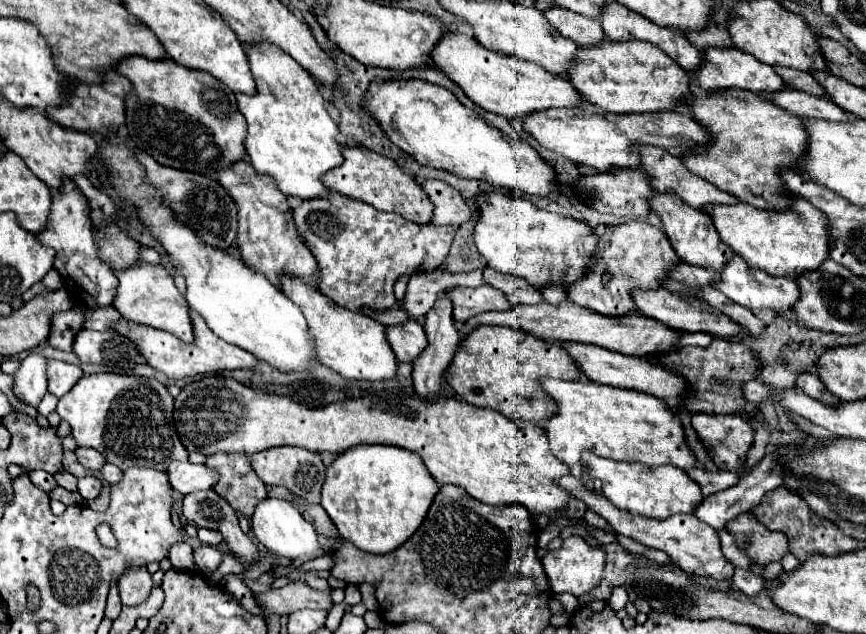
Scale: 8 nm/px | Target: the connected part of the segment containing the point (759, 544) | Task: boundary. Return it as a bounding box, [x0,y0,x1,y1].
[726,513,789,563]

